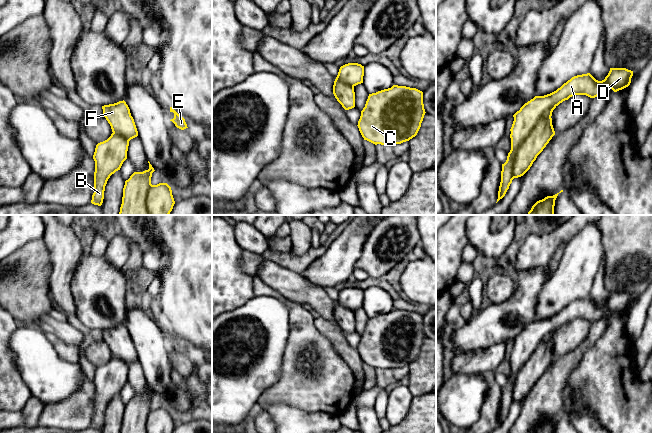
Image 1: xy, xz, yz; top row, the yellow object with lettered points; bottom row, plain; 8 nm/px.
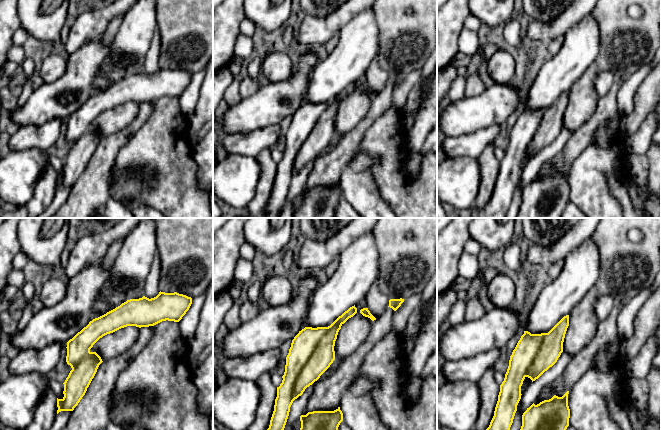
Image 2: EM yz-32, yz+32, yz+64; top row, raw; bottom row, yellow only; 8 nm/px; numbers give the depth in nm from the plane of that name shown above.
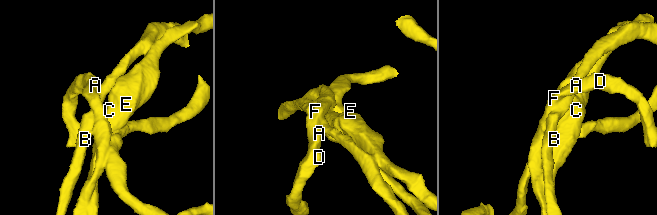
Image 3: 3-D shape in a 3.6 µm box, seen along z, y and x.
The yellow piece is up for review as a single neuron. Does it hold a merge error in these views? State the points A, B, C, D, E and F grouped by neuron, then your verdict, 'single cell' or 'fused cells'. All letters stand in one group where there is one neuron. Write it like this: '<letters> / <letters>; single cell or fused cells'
A B C D E F; single cell

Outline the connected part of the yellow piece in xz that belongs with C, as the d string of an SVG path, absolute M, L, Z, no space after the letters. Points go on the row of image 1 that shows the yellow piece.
M393 85L391 88L369 94L357 126L364 140L375 145L401 144L417 135L425 113L422 91Z

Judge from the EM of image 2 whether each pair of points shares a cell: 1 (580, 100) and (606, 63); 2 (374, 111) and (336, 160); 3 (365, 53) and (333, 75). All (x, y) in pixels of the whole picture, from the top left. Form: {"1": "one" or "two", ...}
{"1": "one", "2": "one", "3": "one"}

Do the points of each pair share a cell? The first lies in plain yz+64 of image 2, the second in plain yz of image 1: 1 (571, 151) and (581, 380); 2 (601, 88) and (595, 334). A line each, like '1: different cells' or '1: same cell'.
1: different cells
2: different cells

